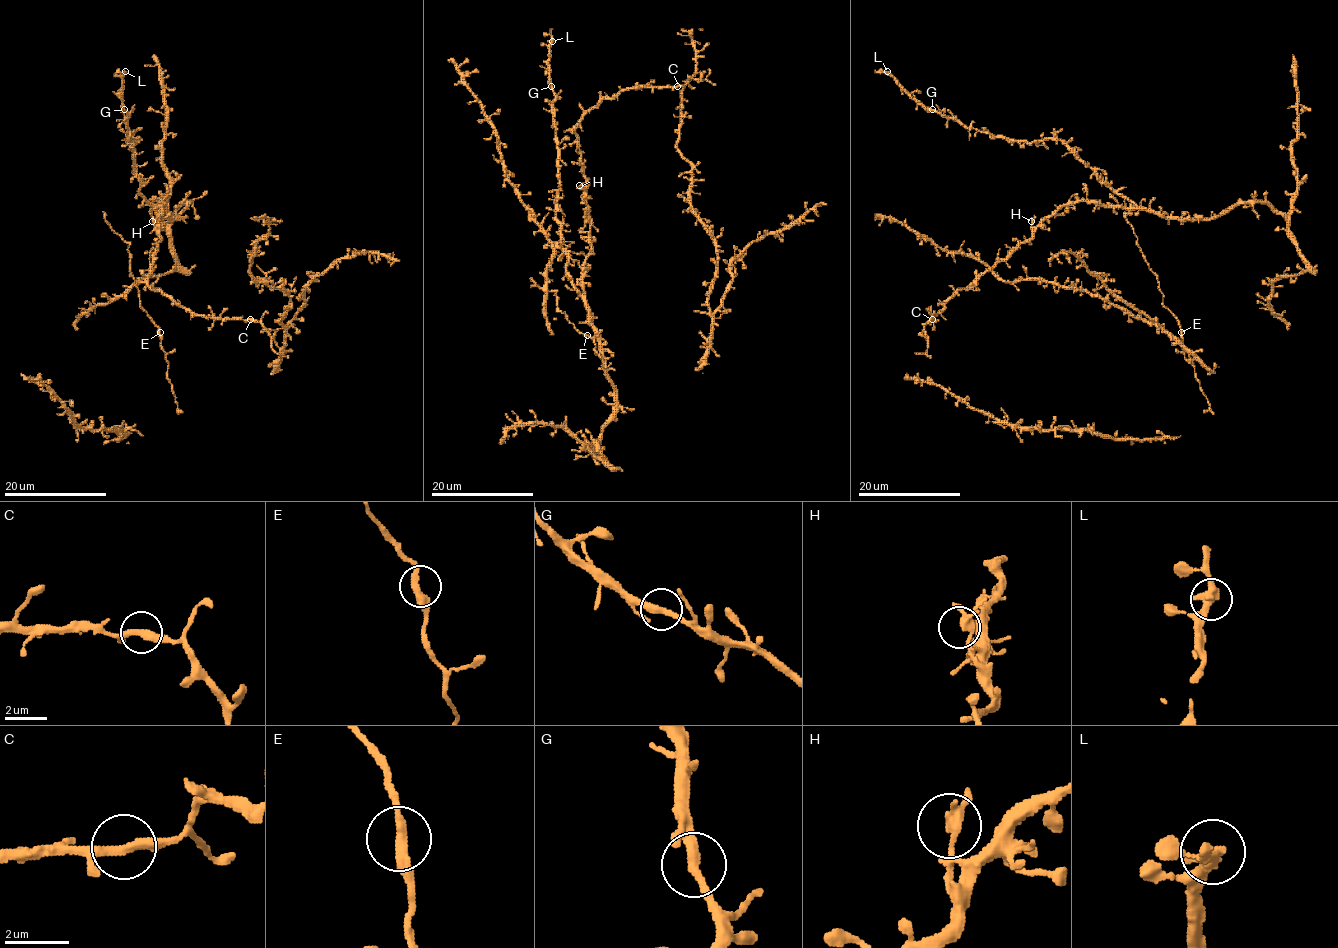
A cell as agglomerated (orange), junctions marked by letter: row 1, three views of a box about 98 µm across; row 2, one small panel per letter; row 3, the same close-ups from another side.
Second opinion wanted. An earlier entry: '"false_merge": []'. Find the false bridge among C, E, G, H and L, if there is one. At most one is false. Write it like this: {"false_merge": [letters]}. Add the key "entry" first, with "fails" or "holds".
{"entry": "holds", "false_merge": []}

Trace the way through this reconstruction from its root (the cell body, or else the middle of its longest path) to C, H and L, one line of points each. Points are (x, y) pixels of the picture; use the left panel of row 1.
C: (160, 215), (160, 241), (148, 284), (194, 313), (211, 318), (250, 320)
H: (160, 215), (157, 227), (152, 221)
L: (160, 215), (164, 201), (156, 209), (139, 193), (141, 179), (134, 171), (128, 114), (123, 107), (125, 71)

